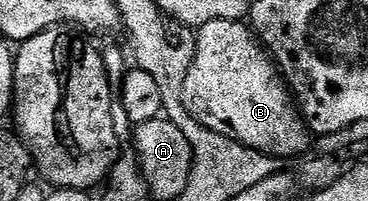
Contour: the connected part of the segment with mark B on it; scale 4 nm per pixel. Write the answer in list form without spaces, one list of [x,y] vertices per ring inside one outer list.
[[[217,20],[197,29],[196,54],[188,70],[188,78],[184,78],[182,100],[205,128],[266,156],[297,158],[312,147],[312,133],[278,65],[262,41],[241,20]]]

